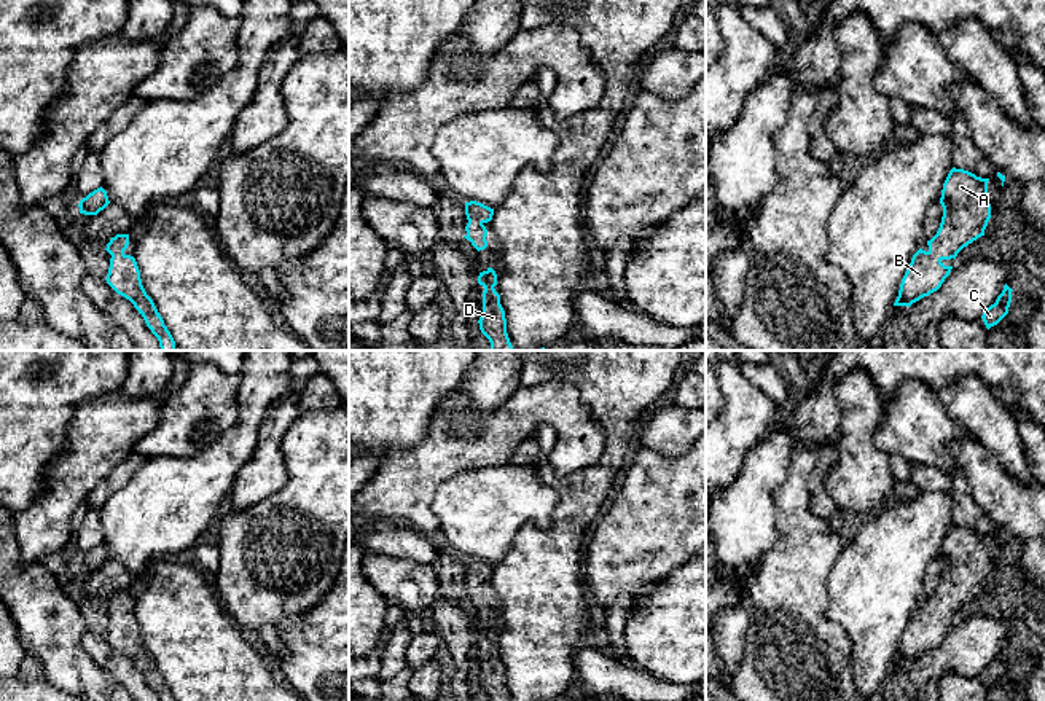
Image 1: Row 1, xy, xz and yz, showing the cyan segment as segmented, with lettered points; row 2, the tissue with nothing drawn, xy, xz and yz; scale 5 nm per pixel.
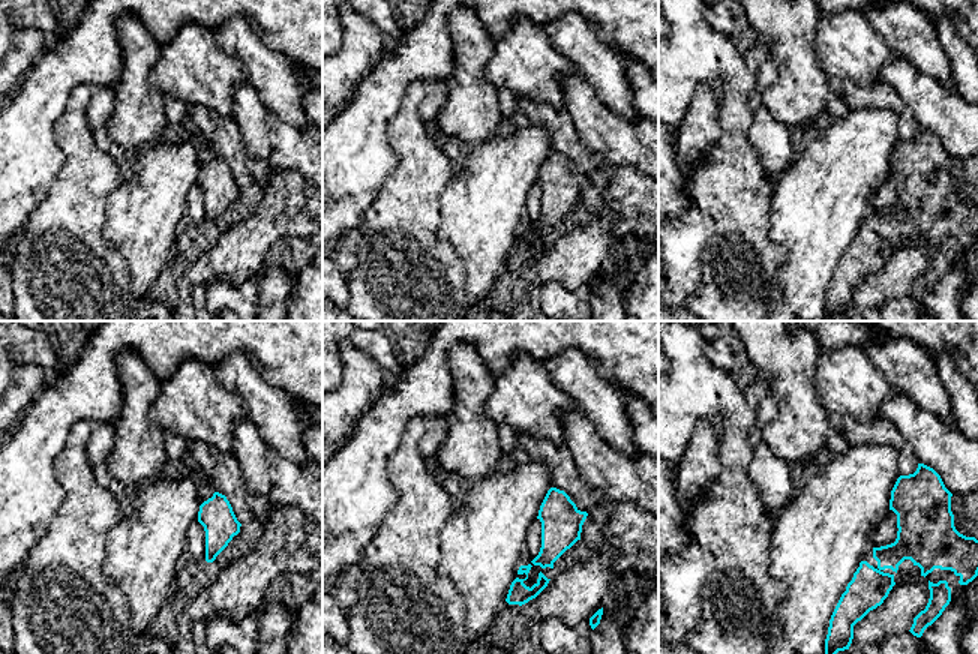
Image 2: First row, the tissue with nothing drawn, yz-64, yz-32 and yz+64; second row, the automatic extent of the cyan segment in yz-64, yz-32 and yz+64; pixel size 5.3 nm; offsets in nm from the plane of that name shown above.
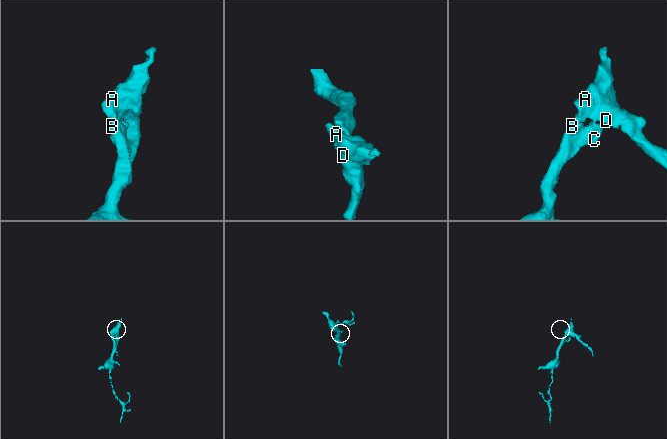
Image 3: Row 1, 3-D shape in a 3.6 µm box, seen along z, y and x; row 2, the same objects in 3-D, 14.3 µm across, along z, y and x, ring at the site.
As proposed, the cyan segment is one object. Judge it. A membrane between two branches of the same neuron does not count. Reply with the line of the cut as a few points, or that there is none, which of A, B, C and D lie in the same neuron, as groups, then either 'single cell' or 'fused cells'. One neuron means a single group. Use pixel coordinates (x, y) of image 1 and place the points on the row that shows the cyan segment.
no cut | A B C D | single cell

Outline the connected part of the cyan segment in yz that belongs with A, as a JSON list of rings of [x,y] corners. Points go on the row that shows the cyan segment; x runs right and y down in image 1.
[[[953,167],[943,183],[940,204],[943,217],[937,234],[927,241],[929,250],[919,249],[902,279],[898,296],[894,306],[911,306],[924,296],[937,292],[949,276],[951,260],[957,253],[984,236],[991,218],[988,194],[989,178]]]

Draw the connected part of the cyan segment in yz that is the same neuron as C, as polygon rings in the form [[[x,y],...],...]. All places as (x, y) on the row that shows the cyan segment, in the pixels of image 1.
[[[1005,284],[996,303],[991,304],[981,315],[986,328],[997,325],[1007,314],[1012,303],[1012,288]]]

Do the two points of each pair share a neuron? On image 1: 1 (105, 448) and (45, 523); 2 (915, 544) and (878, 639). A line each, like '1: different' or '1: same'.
1: same
2: same

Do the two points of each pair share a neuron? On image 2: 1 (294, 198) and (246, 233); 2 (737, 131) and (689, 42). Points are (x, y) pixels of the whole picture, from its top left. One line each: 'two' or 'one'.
1: one
2: one

